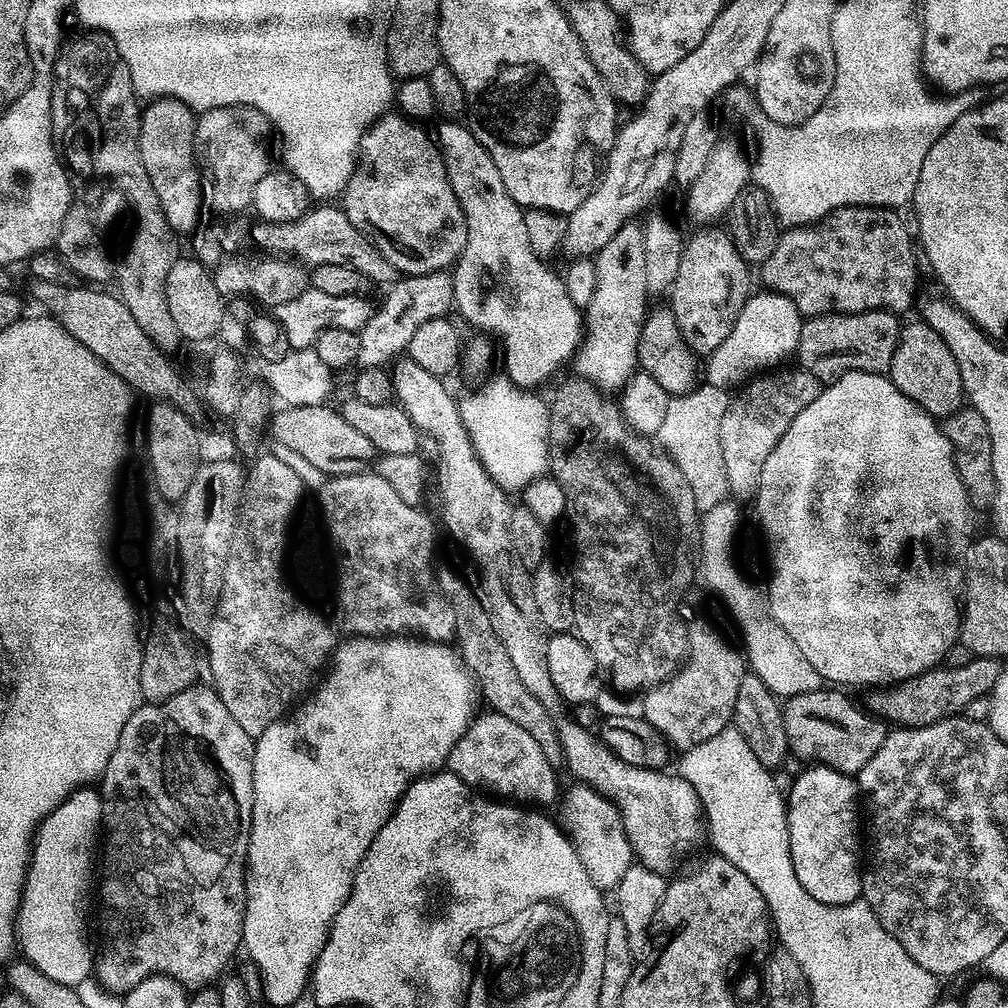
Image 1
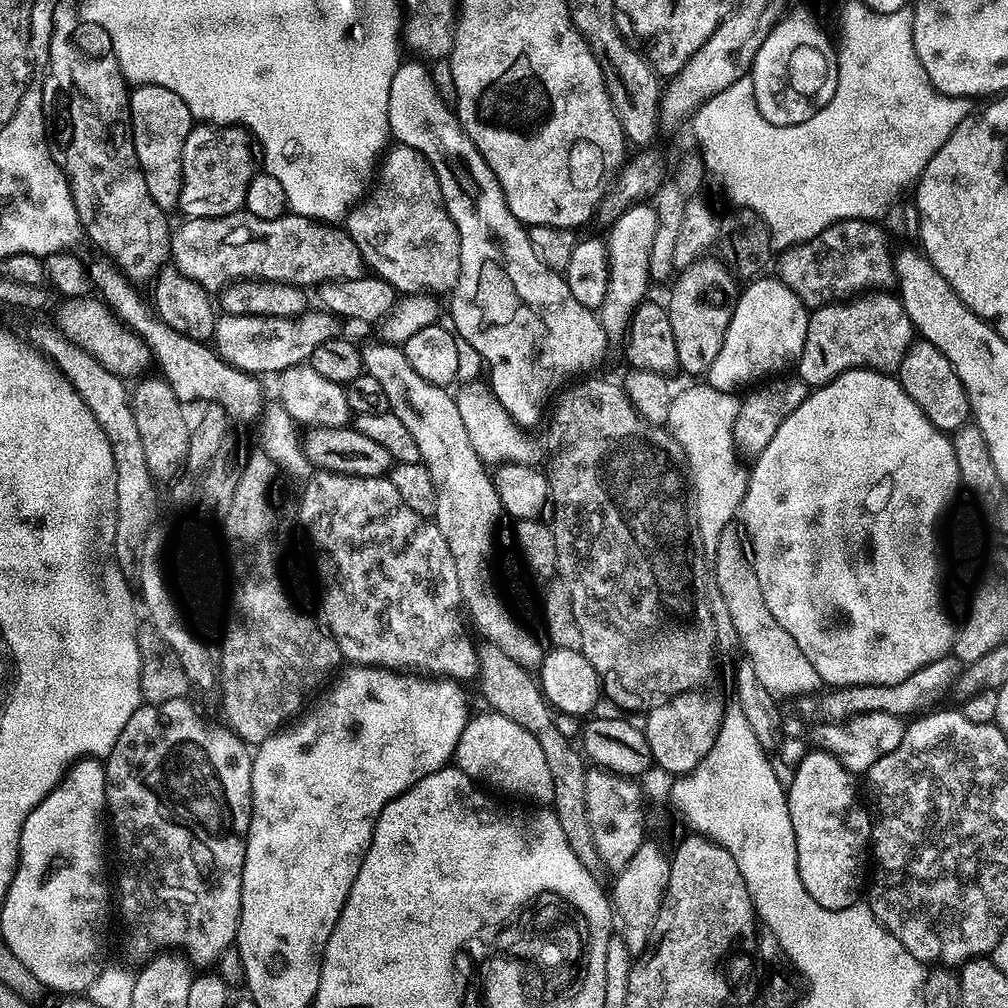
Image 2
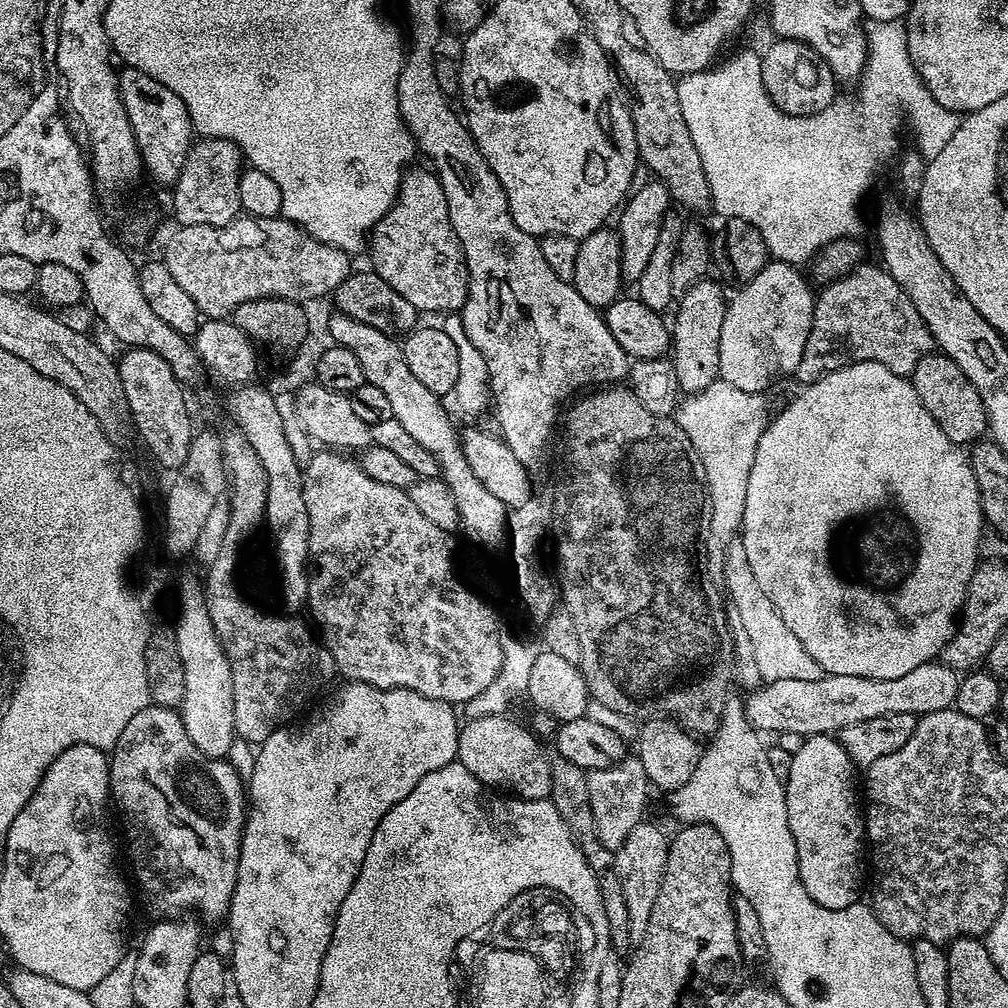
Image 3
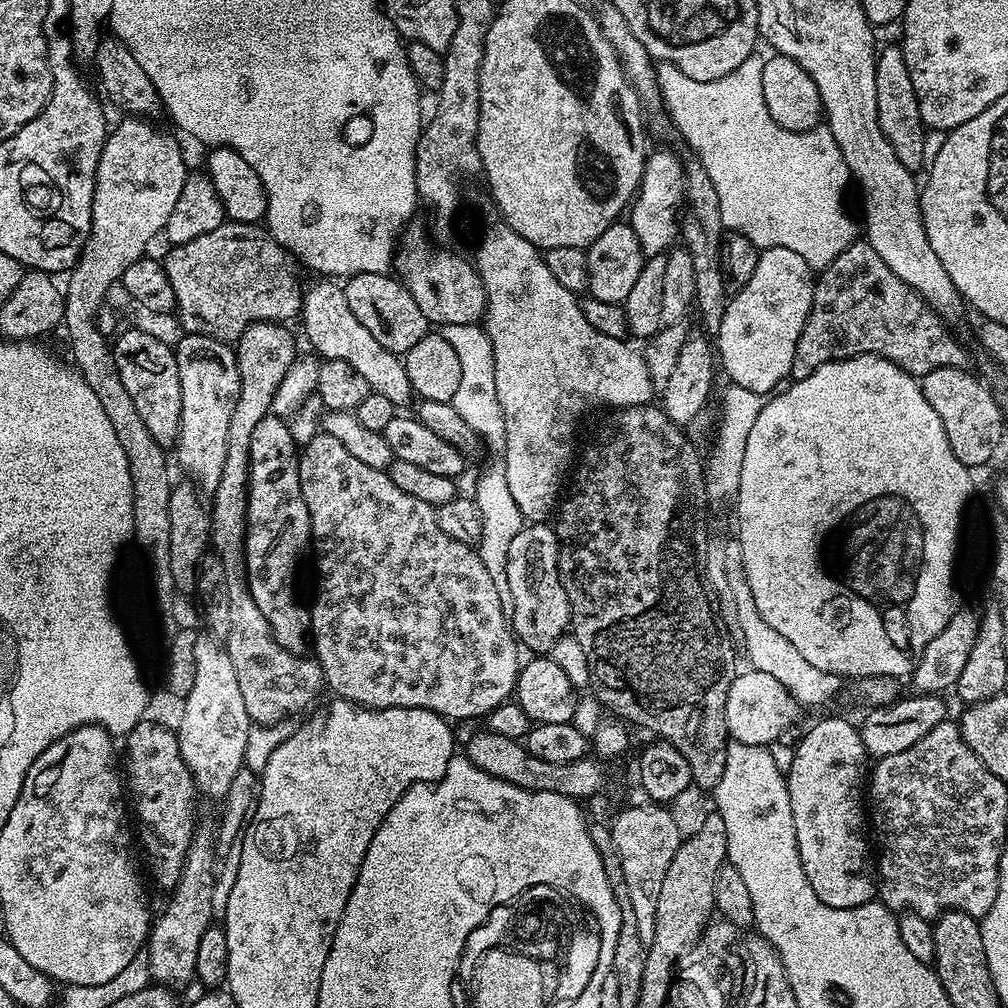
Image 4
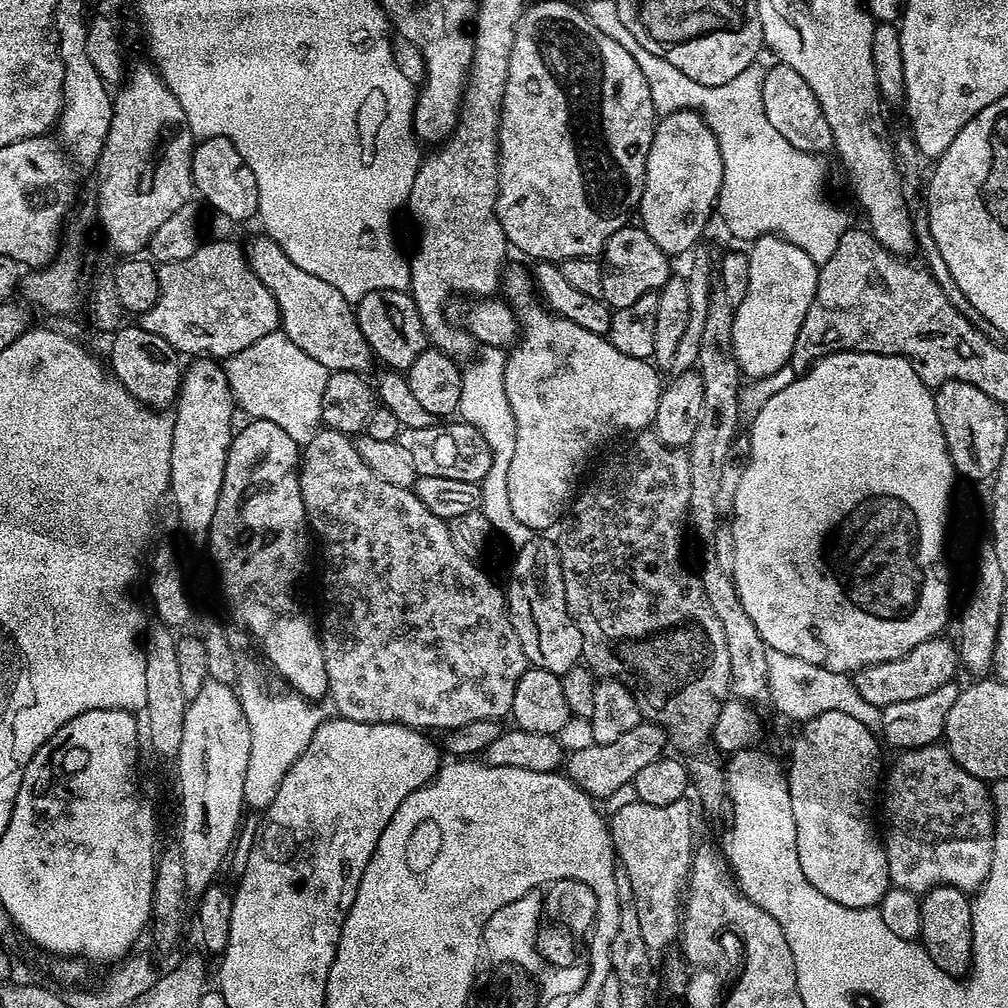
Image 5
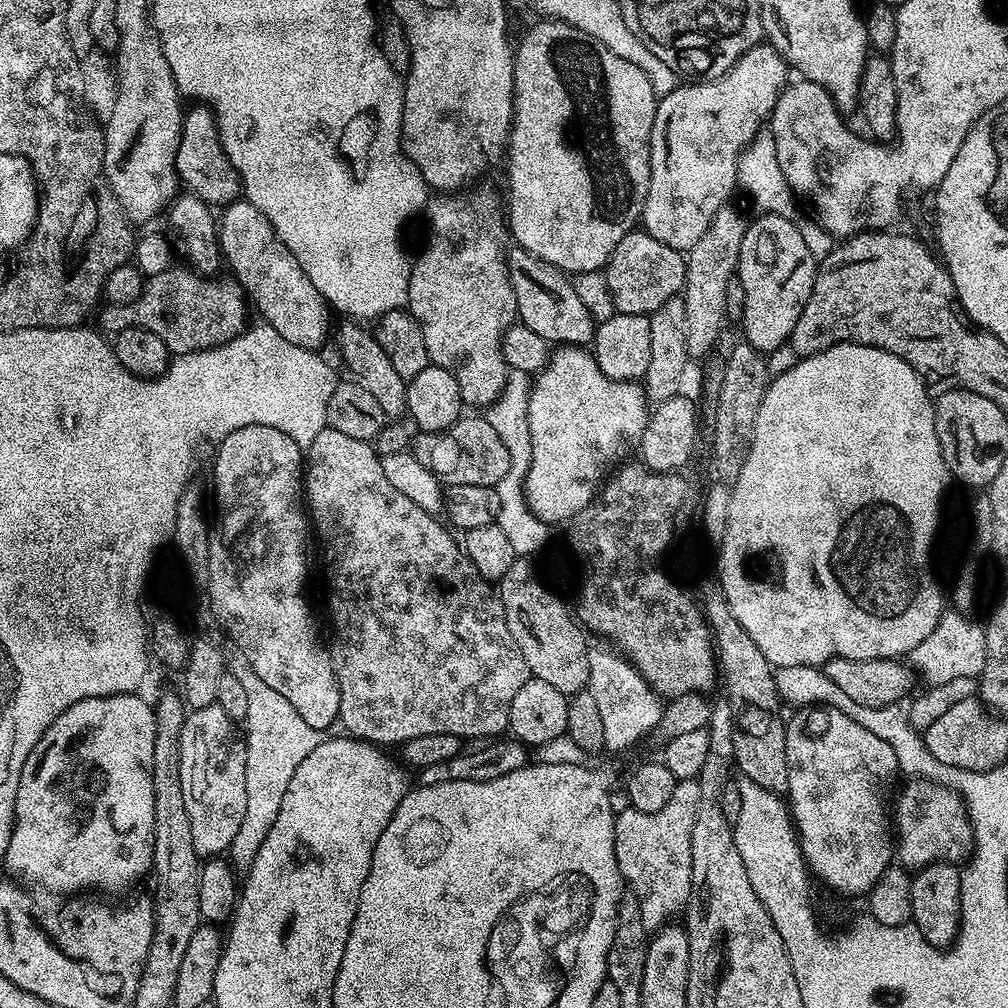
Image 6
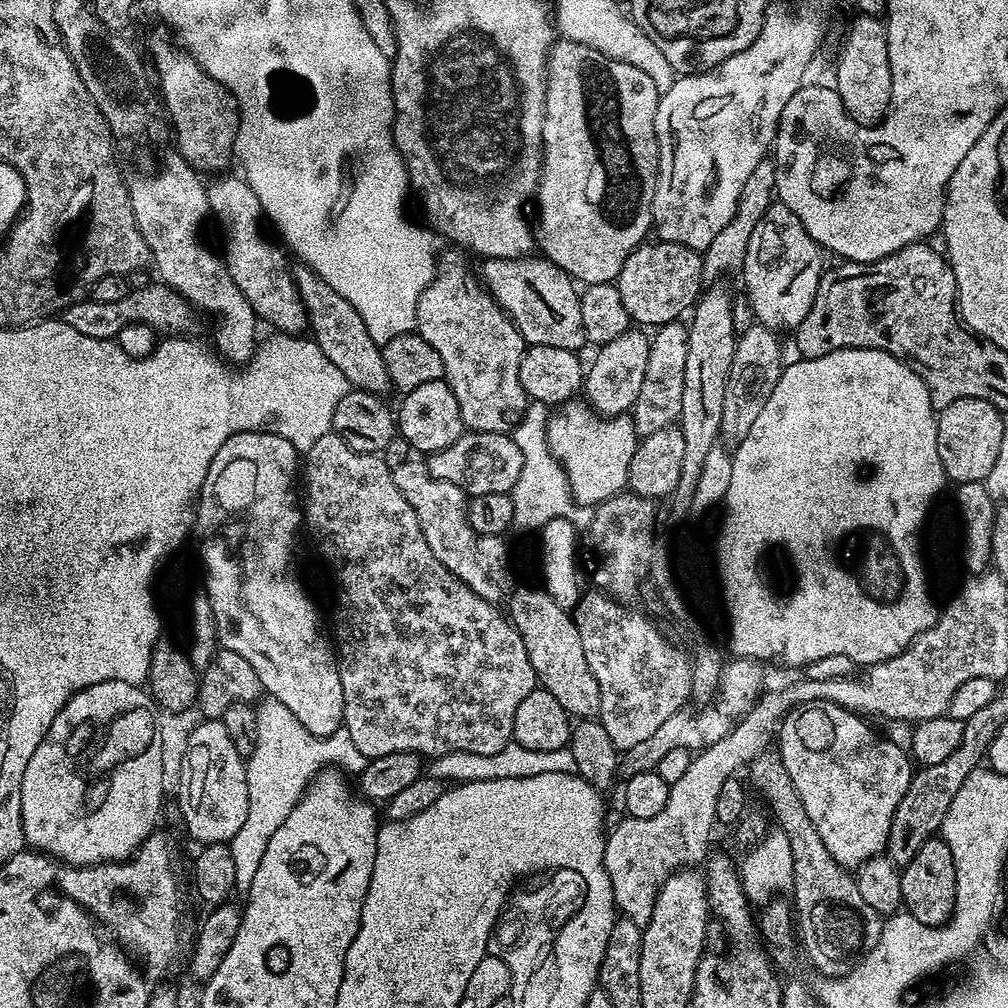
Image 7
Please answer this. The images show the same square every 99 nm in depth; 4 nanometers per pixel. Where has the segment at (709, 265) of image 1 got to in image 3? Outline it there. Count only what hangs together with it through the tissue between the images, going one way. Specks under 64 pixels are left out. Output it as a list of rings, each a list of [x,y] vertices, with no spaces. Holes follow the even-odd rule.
[[[705,278],[690,286],[675,305],[676,317],[671,317],[672,347],[670,359],[676,371],[677,389],[684,394],[706,390],[720,374],[720,343],[722,322],[726,318],[726,295],[712,278]]]

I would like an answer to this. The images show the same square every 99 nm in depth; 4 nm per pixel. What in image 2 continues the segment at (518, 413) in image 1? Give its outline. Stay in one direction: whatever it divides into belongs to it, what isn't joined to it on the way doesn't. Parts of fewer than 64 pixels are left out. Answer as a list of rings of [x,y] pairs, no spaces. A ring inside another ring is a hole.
[[[482,380],[467,381],[455,391],[456,405],[462,414],[466,432],[470,436],[471,445],[477,450],[480,458],[488,466],[500,466],[505,463],[517,462],[527,465],[535,461],[536,448],[528,433],[516,423],[505,407],[491,392],[491,387]]]

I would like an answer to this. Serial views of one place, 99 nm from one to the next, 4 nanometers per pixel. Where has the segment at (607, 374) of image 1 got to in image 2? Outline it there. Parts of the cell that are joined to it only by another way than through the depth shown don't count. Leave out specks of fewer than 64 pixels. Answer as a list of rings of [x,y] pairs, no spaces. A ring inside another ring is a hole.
[[[641,202],[627,208],[607,229],[606,245],[608,252],[609,282],[605,300],[598,309],[600,325],[608,335],[609,341],[623,341],[628,331],[628,324],[636,307],[645,303],[650,285],[648,259],[650,246],[654,246],[654,230],[658,227],[658,218],[654,214],[651,203]]]

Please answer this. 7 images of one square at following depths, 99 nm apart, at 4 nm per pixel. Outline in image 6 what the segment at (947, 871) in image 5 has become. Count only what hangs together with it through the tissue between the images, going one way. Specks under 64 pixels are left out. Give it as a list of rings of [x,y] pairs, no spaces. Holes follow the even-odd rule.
[[[932,780],[910,781],[904,789],[899,789],[894,800],[894,856],[899,867],[905,870],[919,870],[940,860],[964,862],[972,854],[972,823],[968,820],[968,811],[960,793],[947,784]]]

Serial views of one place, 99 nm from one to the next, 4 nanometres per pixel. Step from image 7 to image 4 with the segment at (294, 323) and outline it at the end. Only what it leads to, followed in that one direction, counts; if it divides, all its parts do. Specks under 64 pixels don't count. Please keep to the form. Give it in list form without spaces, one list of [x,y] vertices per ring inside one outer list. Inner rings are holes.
[[[324,278],[312,289],[305,291],[302,296],[302,321],[304,332],[317,352],[317,357],[324,360],[341,360],[350,362],[362,378],[366,378],[369,389],[390,398],[397,406],[404,406],[414,400],[414,393],[410,386],[410,378],[406,374],[403,359],[397,353],[386,350],[354,314],[350,314],[350,306],[346,306],[346,294],[339,283]]]

